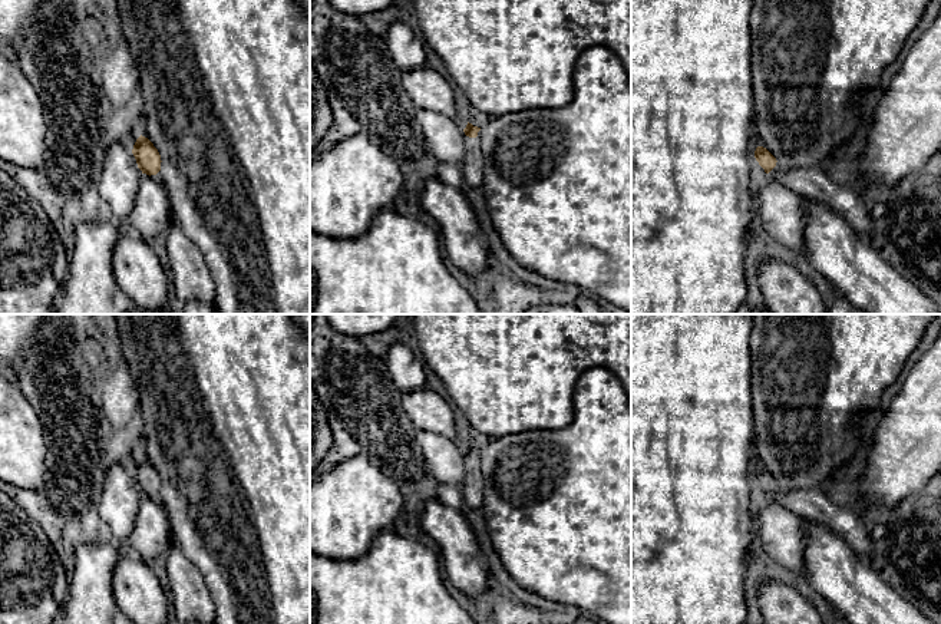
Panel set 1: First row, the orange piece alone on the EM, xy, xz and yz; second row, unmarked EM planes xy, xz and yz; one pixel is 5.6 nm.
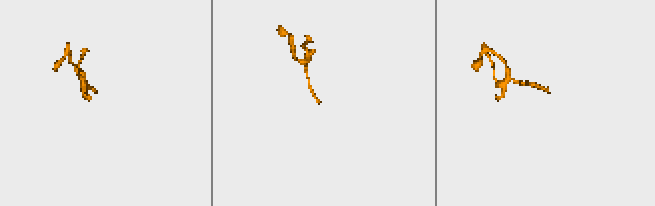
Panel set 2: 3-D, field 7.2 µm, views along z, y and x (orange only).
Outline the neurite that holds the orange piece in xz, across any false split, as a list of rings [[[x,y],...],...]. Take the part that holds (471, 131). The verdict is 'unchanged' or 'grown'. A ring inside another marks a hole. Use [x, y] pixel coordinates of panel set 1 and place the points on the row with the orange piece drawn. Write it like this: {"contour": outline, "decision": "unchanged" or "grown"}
{"contour": [[[468,122],[465,132],[466,153],[462,164],[465,182],[472,188],[482,188],[485,182],[483,156],[481,151],[481,128]]], "decision": "grown"}

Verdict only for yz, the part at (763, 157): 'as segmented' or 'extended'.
extended

